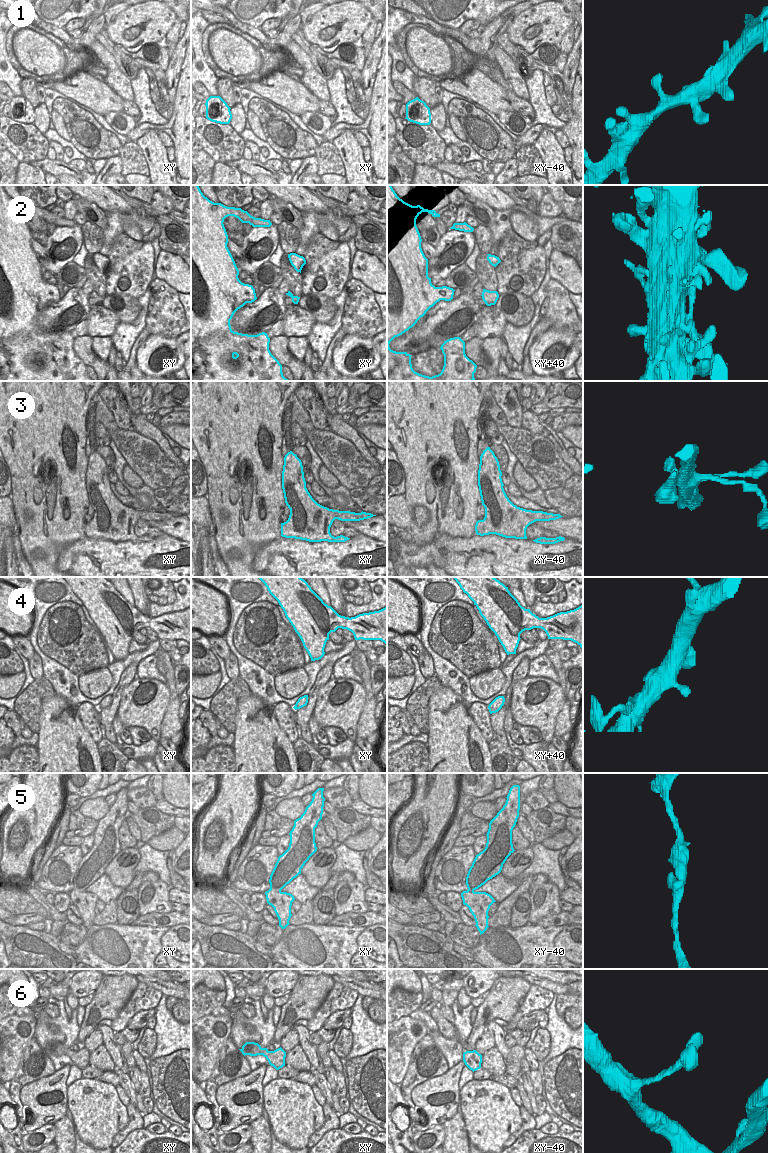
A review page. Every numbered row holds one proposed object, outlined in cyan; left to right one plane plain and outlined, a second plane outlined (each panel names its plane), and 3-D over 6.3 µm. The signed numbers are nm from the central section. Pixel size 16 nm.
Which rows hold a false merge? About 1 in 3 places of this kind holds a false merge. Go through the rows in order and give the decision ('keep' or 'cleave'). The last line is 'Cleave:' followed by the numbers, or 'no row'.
1: keep
2: keep
3: keep
4: keep
5: keep
6: keep
Cleave: no row

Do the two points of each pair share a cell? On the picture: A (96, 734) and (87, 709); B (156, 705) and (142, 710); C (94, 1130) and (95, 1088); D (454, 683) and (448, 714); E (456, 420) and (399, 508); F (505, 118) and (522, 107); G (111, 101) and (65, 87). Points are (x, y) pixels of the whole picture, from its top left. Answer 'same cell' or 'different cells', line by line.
A: same cell
B: same cell
C: same cell
D: different cells
E: different cells
F: different cells
G: same cell

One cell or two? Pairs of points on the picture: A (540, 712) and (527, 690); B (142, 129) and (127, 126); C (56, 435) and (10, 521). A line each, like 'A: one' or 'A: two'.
A: one
B: two
C: two

